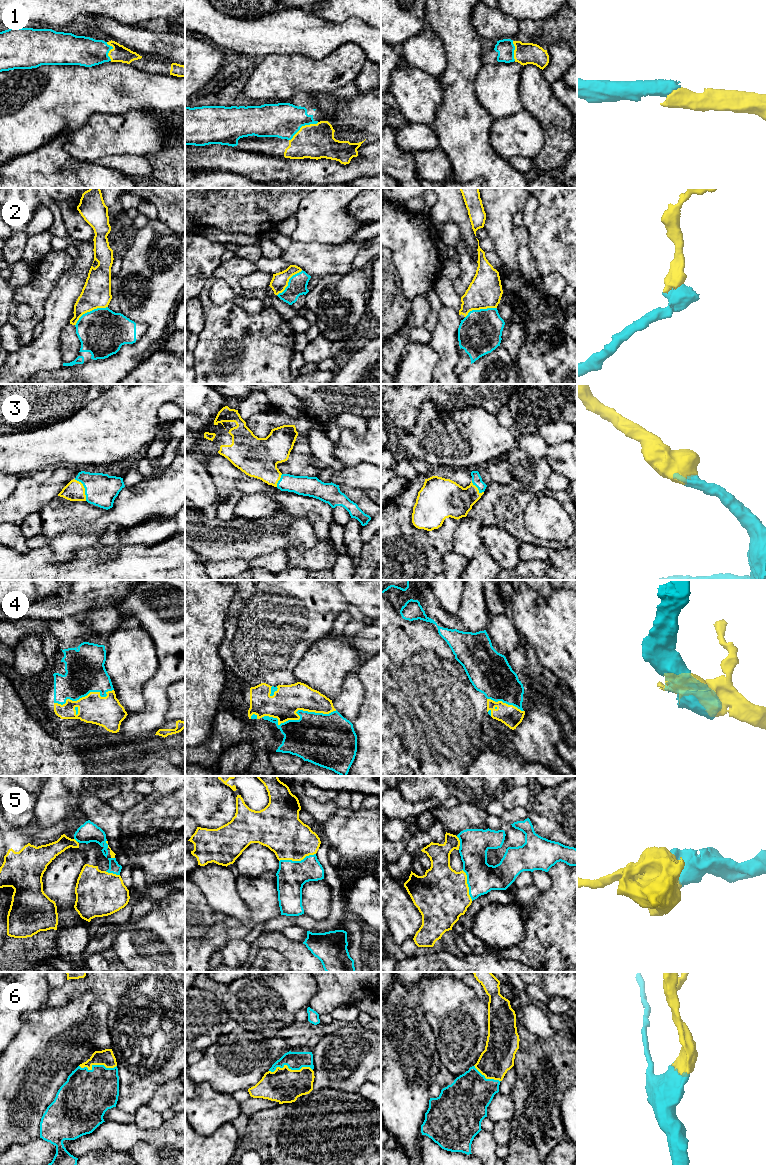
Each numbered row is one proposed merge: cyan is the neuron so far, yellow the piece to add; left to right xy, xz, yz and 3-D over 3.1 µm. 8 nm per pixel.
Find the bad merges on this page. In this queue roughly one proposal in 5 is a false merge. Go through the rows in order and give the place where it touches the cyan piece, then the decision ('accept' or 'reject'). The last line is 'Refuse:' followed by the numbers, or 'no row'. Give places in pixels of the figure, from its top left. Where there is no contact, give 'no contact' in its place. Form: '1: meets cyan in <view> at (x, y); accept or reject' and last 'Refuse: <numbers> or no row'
1: meets cyan in xz at (303, 125); accept
2: meets cyan in xy at (90, 311); reject
3: meets cyan in xy at (84, 487); accept
4: meets cyan in xz at (299, 715); accept
5: meets cyan in xz at (297, 861); accept
6: meets cyan in xz at (290, 1068); accept
Refuse: 2

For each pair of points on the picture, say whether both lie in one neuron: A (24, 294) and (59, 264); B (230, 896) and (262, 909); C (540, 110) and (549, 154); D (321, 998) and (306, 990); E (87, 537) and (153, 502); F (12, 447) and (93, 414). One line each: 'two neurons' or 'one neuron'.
A: one neuron
B: two neurons
C: one neuron
D: two neurons
E: one neuron
F: one neuron

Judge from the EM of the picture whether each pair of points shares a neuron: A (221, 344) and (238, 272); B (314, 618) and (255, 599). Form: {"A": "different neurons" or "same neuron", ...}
{"A": "same neuron", "B": "same neuron"}

